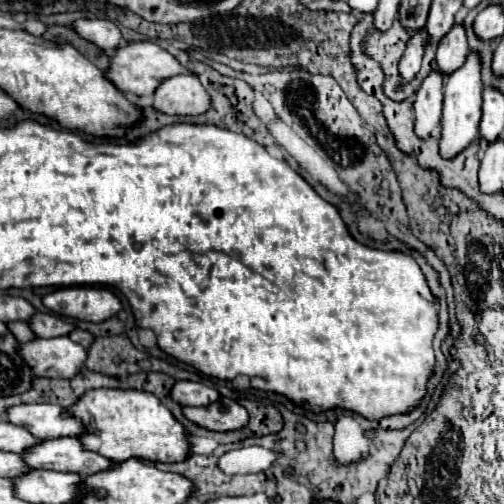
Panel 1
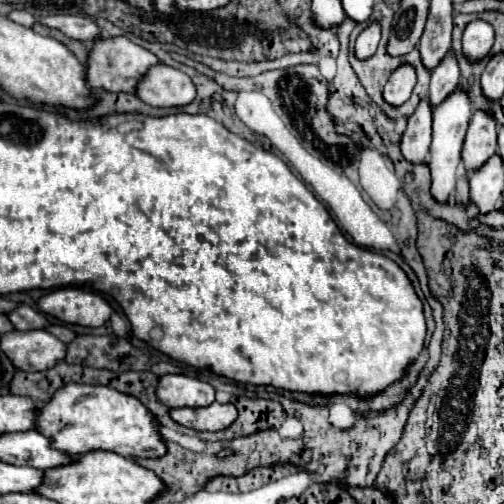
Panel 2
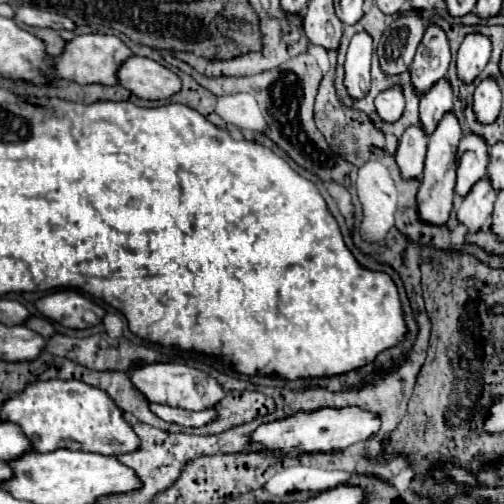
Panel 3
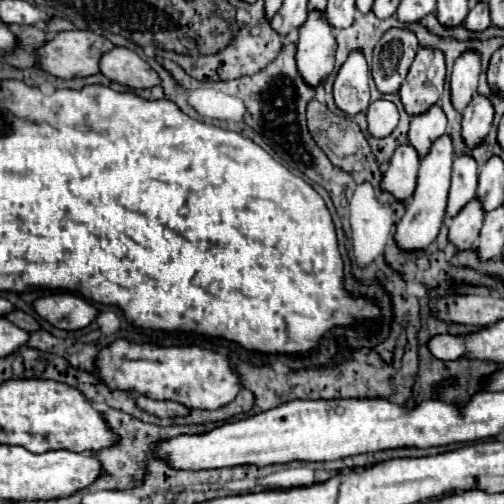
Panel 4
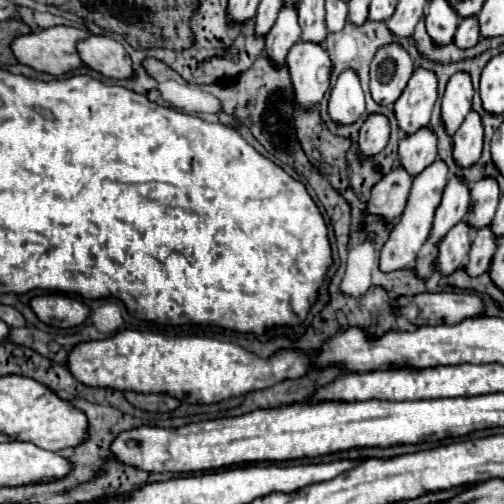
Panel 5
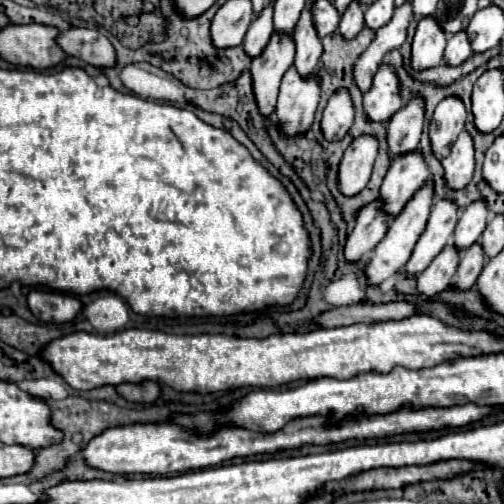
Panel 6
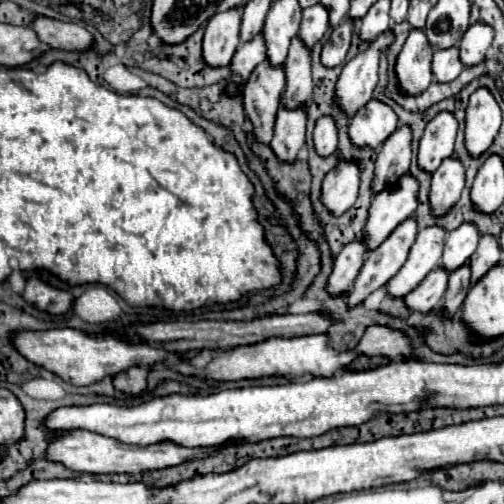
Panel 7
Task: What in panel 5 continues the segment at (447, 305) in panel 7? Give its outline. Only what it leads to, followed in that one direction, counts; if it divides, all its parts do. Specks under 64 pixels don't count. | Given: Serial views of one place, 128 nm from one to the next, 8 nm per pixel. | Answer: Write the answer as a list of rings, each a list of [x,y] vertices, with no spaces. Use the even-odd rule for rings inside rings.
[[[490,226],[478,228],[472,232],[472,248],[470,248],[470,260],[466,264],[466,270],[470,276],[480,276],[490,268],[490,262],[494,258],[498,240]]]

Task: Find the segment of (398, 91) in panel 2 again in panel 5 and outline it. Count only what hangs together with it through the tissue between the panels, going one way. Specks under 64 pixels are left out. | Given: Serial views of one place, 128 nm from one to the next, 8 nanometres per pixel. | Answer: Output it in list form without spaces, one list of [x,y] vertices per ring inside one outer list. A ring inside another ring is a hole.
[[[368,114],[366,122],[360,128],[358,138],[360,152],[368,152],[368,156],[376,154],[384,150],[388,138],[390,138],[390,120],[384,114]]]

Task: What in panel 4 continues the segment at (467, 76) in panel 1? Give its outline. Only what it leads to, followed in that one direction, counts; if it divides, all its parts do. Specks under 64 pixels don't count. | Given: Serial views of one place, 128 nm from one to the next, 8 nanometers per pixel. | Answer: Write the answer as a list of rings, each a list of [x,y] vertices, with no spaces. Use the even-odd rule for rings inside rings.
[[[448,134],[434,140],[432,148],[426,156],[420,158],[420,172],[418,172],[418,186],[412,194],[412,198],[406,204],[406,214],[398,224],[396,230],[396,242],[402,250],[428,250],[446,216],[446,200],[448,200],[448,188],[450,188],[450,172],[452,172],[452,158],[454,158],[454,146],[452,138]]]

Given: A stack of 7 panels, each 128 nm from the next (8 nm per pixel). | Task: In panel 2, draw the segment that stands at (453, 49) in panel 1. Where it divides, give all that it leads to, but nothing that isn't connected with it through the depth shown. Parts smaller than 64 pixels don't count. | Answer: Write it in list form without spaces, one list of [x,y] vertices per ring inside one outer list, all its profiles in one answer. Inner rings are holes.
[[[450,50],[442,62],[432,70],[432,82],[430,82],[430,94],[428,98],[432,100],[432,104],[440,104],[440,100],[444,100],[444,96],[448,96],[448,92],[452,92],[452,88],[456,88],[460,78],[460,68],[458,68],[458,60],[454,56],[454,52]]]

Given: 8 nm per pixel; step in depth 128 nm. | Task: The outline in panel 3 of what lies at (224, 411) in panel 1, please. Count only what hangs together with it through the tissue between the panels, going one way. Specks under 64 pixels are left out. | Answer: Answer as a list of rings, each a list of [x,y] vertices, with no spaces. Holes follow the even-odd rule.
[[[152,404],[152,412],[158,418],[166,420],[166,422],[174,422],[174,424],[188,426],[188,428],[200,428],[200,426],[206,426],[206,424],[210,424],[210,422],[214,422],[218,418],[216,408],[192,412],[192,410],[182,410],[182,408],[162,406],[162,404]]]

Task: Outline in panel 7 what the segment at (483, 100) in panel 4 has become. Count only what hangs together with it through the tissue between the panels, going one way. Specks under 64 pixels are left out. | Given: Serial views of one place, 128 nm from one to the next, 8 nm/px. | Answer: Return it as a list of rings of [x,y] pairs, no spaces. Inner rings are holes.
[[[446,158],[432,176],[430,204],[432,212],[444,214],[456,200],[460,200],[462,188],[466,184],[466,168],[458,158]]]

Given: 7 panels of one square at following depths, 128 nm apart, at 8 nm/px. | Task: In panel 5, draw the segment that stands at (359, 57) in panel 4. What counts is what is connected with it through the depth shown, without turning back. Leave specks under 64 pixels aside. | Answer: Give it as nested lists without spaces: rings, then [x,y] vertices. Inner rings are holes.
[[[344,70],[330,92],[328,112],[332,120],[338,124],[352,124],[364,114],[364,110],[366,110],[366,102],[364,102],[364,90],[360,86],[360,78],[354,70]]]

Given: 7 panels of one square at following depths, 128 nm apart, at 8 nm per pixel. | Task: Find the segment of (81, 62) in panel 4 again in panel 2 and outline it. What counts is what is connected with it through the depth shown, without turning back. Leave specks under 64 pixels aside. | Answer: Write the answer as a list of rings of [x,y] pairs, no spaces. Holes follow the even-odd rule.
[[[124,36],[102,38],[102,40],[96,40],[94,46],[92,46],[92,50],[90,50],[90,58],[88,58],[88,84],[94,90],[136,94],[138,82],[156,64],[160,64],[158,56],[154,56],[150,50],[134,44],[132,40],[128,40]]]

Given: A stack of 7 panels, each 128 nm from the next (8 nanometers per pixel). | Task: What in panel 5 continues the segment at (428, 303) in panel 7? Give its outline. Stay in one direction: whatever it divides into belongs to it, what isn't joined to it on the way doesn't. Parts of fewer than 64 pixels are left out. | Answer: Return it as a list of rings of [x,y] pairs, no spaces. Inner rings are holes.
[[[458,222],[438,244],[440,256],[436,260],[436,268],[442,274],[452,274],[458,268],[464,268],[470,252],[470,224]]]

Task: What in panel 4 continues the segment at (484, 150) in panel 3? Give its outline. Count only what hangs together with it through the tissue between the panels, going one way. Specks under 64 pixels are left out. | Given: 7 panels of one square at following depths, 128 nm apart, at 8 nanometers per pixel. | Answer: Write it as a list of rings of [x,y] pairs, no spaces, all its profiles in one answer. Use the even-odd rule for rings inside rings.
[[[456,156],[454,170],[452,170],[452,186],[448,196],[448,216],[456,216],[468,200],[476,196],[478,188],[478,164],[472,156]]]

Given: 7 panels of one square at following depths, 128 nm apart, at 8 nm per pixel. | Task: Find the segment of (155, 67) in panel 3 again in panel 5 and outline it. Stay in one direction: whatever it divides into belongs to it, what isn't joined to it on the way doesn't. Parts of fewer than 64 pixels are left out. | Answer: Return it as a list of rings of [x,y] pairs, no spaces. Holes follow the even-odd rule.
[[[92,34],[88,40],[78,44],[78,52],[86,66],[108,78],[114,80],[134,78],[134,66],[130,56],[124,50],[124,46],[114,38]]]

